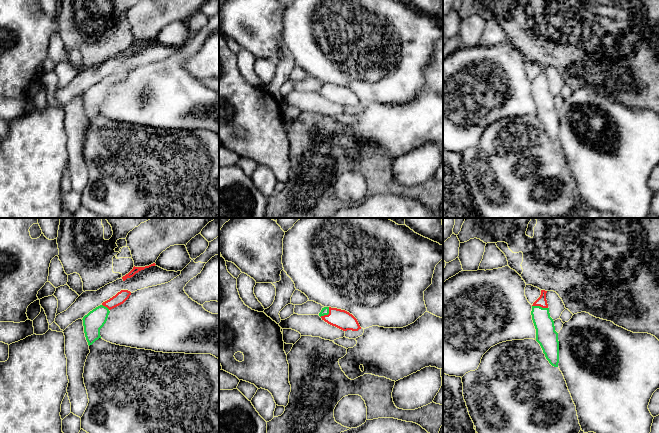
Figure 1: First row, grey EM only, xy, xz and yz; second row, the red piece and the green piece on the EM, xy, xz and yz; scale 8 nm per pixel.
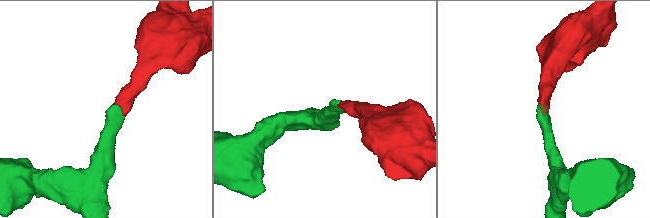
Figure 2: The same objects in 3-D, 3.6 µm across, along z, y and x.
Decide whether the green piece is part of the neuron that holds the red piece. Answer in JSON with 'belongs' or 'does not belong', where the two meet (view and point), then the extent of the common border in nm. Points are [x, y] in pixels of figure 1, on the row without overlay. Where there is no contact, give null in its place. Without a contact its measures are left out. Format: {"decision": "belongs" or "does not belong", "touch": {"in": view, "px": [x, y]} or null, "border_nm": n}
{"decision": "belongs", "touch": {"in": "yz", "px": [540, 82]}, "border_nm": 130}

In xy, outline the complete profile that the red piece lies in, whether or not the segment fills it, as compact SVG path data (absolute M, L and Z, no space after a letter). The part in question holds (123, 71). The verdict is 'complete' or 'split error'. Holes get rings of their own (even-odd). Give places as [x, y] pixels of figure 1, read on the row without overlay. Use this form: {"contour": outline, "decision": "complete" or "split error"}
{"contour": "M121 66L83 93L84 109L89 122L101 114L100 105L106 99L110 86L123 80L130 71L130 67Z", "decision": "split error"}

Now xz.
{"contour": "M324 83L319 92L328 100L343 107L358 107L361 105L357 95L349 88L337 84Z", "decision": "split error"}

